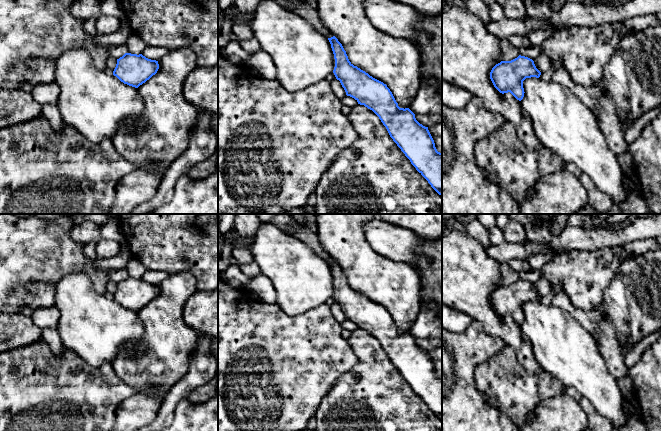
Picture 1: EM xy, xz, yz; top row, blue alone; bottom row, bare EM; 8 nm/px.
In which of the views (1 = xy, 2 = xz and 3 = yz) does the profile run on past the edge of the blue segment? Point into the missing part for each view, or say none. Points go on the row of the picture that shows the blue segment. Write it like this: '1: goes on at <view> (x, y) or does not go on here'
1: does not go on here
2: does not go on here
3: does not go on here

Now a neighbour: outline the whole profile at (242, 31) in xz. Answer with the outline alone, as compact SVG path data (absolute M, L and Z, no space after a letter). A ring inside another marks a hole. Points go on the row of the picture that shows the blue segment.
M235 23L232 28L233 34L236 36L237 40L249 40L252 39L254 33L251 29L251 26L245 23Z

